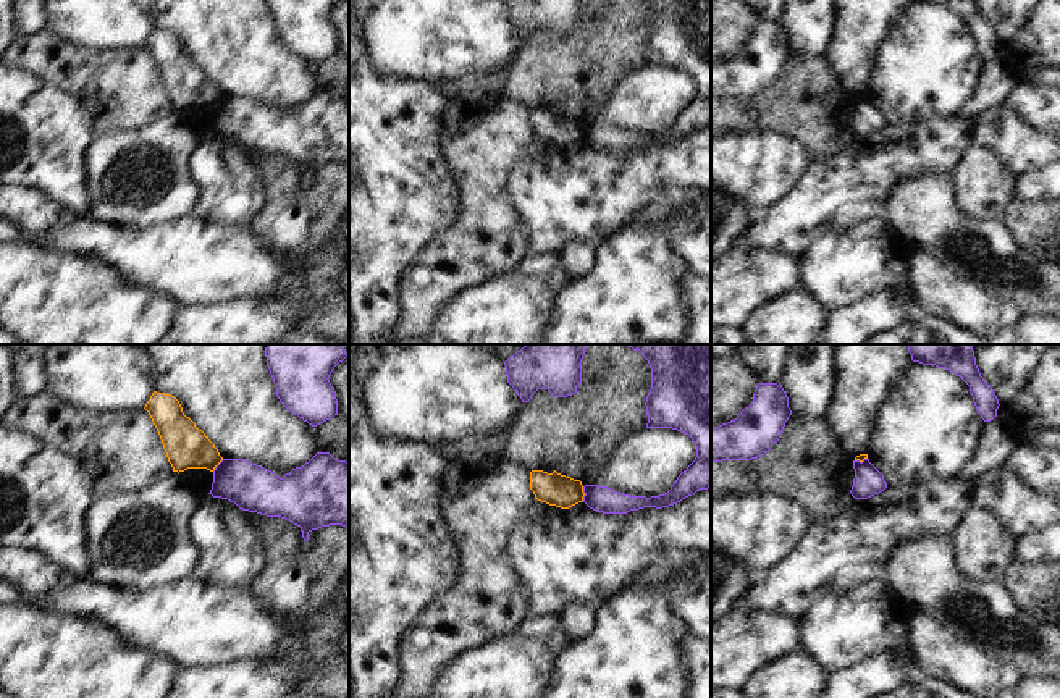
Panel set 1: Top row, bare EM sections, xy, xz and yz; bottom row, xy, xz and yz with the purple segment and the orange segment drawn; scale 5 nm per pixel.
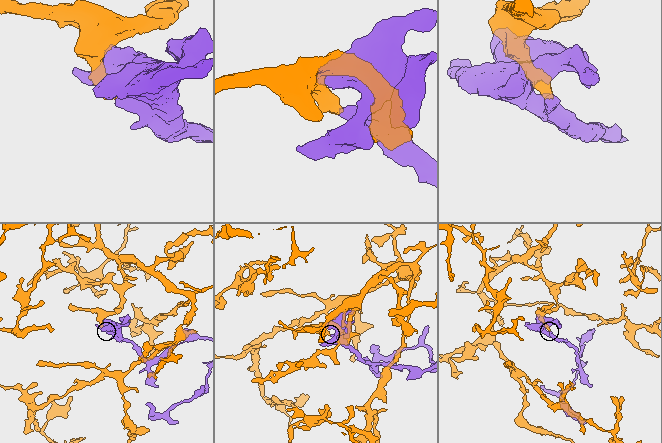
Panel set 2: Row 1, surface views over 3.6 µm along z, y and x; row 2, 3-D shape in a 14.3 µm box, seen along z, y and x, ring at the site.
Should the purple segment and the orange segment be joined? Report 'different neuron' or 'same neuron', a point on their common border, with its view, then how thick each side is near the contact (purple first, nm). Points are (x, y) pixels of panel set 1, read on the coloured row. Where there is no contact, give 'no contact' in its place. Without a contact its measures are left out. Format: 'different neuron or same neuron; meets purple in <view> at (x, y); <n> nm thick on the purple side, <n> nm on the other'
different neuron; meets purple in xz at (585, 495); 130 nm thick on the purple side, 160 nm on the other

